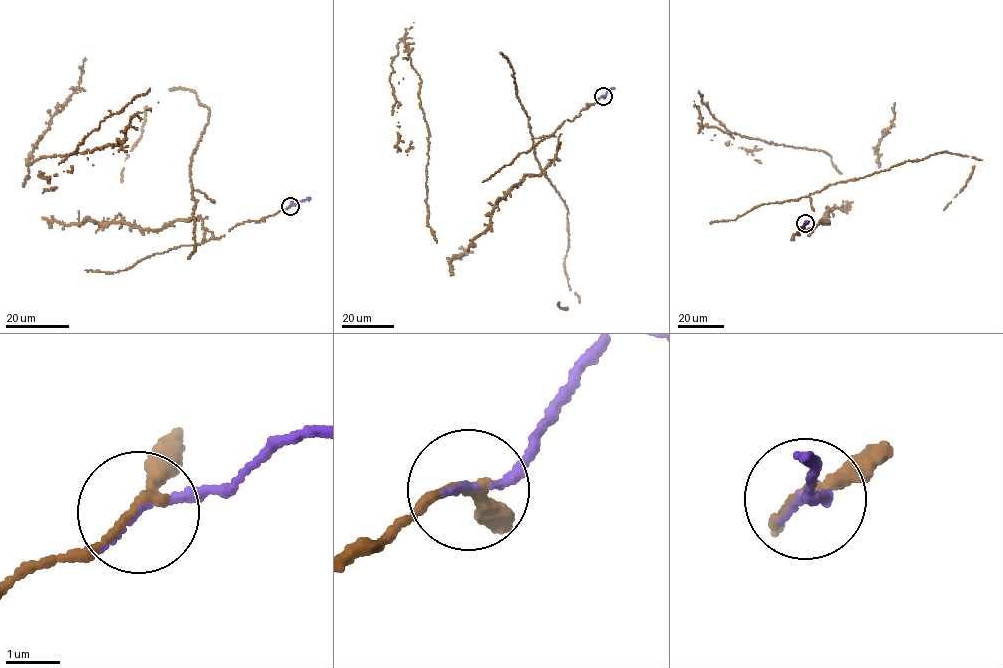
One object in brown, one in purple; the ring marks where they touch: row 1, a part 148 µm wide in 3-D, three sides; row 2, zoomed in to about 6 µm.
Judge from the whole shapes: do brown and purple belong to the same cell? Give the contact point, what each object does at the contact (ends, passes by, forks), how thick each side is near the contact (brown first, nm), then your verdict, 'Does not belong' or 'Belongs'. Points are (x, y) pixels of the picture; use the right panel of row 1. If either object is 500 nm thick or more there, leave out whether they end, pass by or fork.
Place: (805, 223). At the ring brown passes by. At the ring purple ends. Thickness 180 nm (brown) against 110 nm. Belongs

